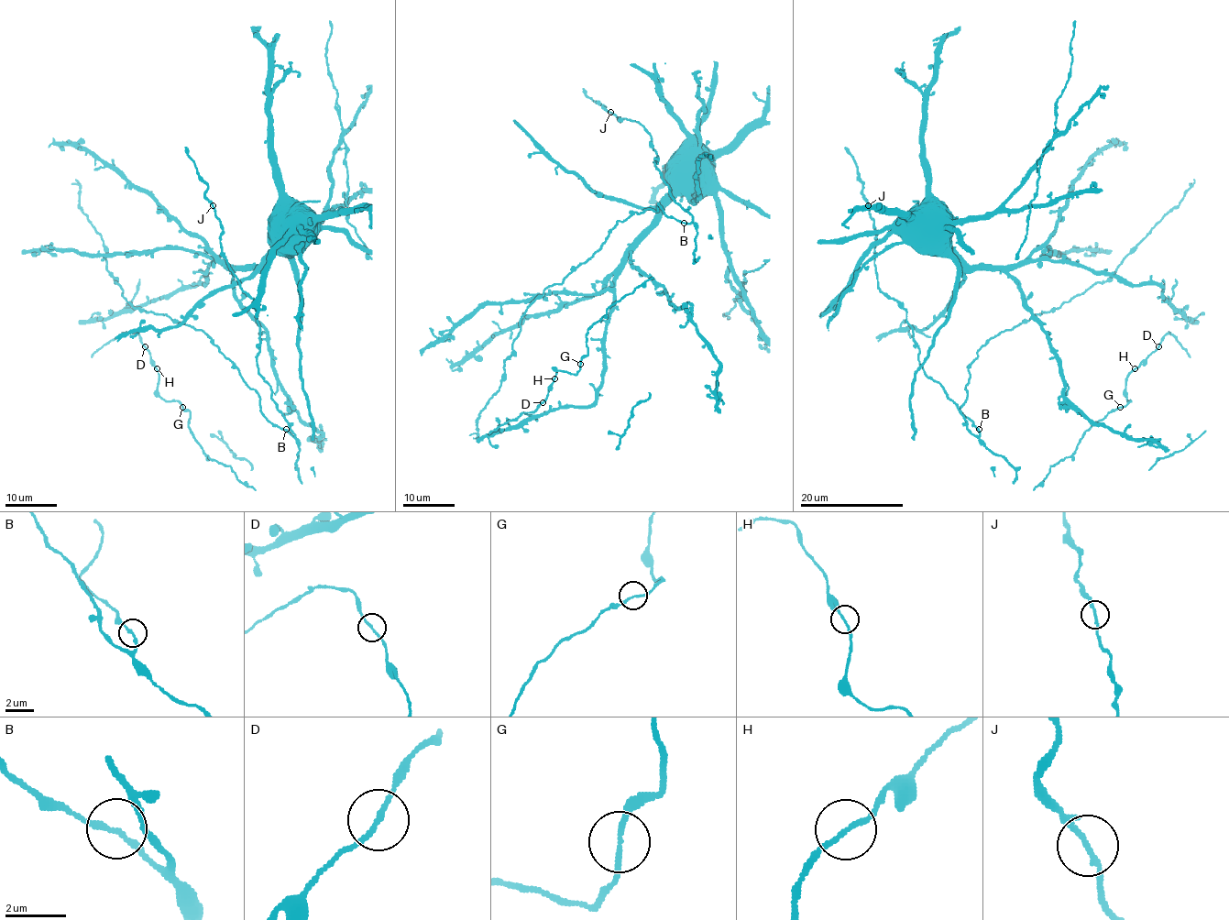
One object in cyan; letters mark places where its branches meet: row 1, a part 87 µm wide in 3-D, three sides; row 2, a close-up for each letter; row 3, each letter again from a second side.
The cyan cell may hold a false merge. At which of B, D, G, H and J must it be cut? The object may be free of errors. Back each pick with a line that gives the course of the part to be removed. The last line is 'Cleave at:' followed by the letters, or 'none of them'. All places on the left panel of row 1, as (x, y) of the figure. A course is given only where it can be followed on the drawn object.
Cleave at: none of them

